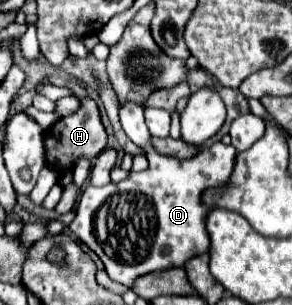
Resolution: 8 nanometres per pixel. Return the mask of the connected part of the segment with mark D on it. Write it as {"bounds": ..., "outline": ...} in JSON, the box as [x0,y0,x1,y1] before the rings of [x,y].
{"bounds":[69,103,237,287],"outline":[[[121,103],[119,119],[127,137],[145,149],[149,167],[141,173],[129,173],[119,183],[85,187],[69,229],[97,253],[113,281],[131,287],[145,273],[183,267],[189,259],[209,251],[209,235],[205,231],[207,209],[201,205],[201,193],[207,187],[221,187],[229,179],[237,149],[213,143],[193,159],[173,159],[159,155],[151,147],[143,107]]]}

